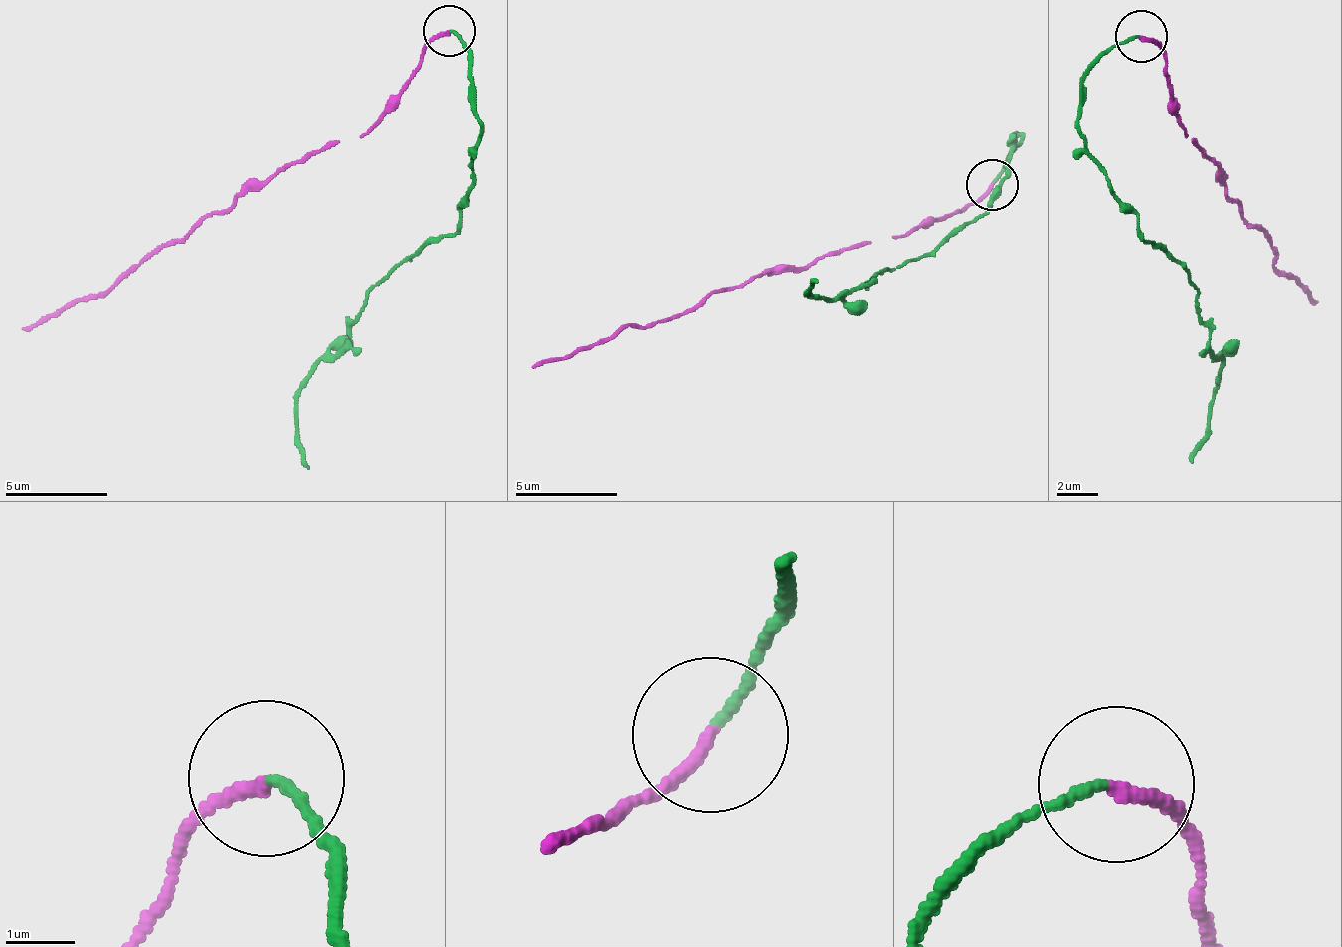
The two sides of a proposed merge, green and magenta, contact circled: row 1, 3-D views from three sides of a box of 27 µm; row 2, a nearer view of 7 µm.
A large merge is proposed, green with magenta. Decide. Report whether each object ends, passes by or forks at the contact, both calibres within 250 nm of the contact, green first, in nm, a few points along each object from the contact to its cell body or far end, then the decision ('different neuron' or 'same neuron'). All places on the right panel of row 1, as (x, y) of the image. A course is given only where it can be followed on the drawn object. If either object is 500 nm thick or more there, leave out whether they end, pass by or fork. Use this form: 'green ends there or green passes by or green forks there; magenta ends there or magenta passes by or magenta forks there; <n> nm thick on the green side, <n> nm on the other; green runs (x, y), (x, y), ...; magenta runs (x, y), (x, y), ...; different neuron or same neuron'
green ends there; magenta ends there; 140 nm thick on the green side, 190 nm on the other; green runs (1140, 35), (1087, 73), (1081, 135), (1139, 234), (1190, 276), (1221, 369), (1191, 464); magenta runs (1140, 35), (1167, 57), (1170, 113), (1220, 172), (1240, 215), (1269, 236), (1277, 265), (1319, 300); same neuron

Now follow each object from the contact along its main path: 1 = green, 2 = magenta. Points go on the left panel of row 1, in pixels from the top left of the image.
1: (448, 29), (471, 54), (480, 134), (472, 191), (458, 228), (390, 272), (298, 391), (307, 470)
2: (448, 29), (424, 51), (388, 112), (364, 135), (328, 139), (253, 182), (107, 286), (23, 327)

